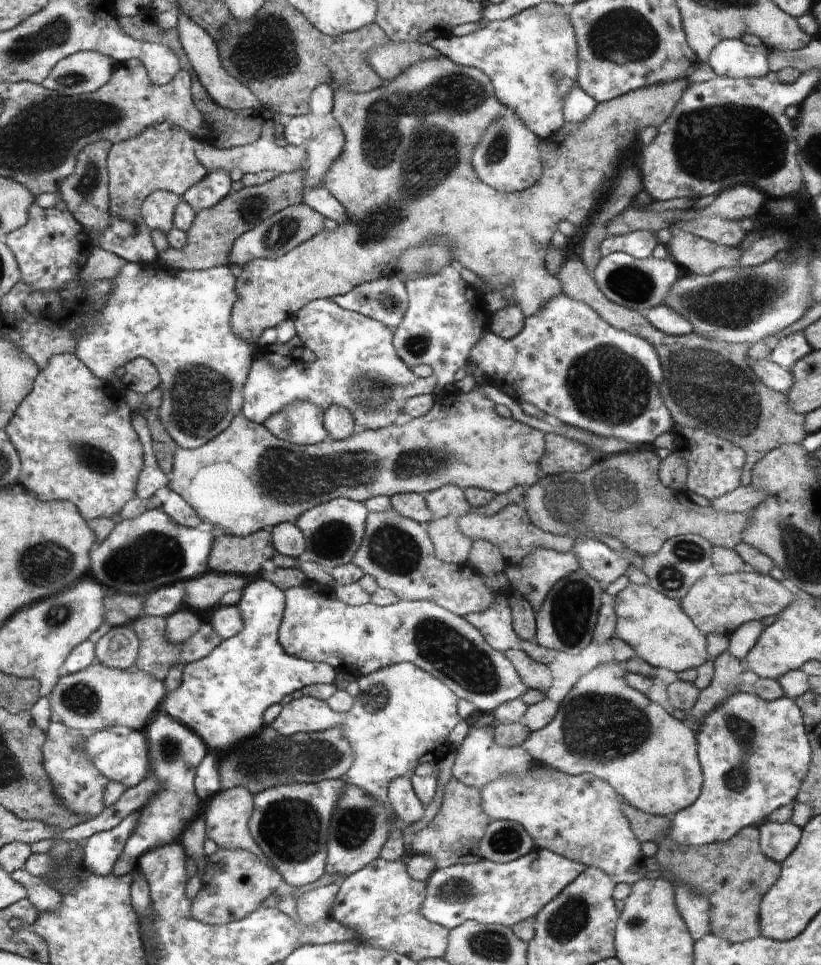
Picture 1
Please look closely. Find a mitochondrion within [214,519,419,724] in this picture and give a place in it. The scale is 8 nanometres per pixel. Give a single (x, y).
(378, 696)

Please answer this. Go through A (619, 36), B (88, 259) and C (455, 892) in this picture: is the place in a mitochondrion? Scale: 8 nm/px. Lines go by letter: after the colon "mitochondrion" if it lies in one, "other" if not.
A: mitochondrion
B: other
C: mitochondrion

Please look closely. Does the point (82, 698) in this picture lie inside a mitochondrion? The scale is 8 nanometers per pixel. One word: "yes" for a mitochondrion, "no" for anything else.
yes

